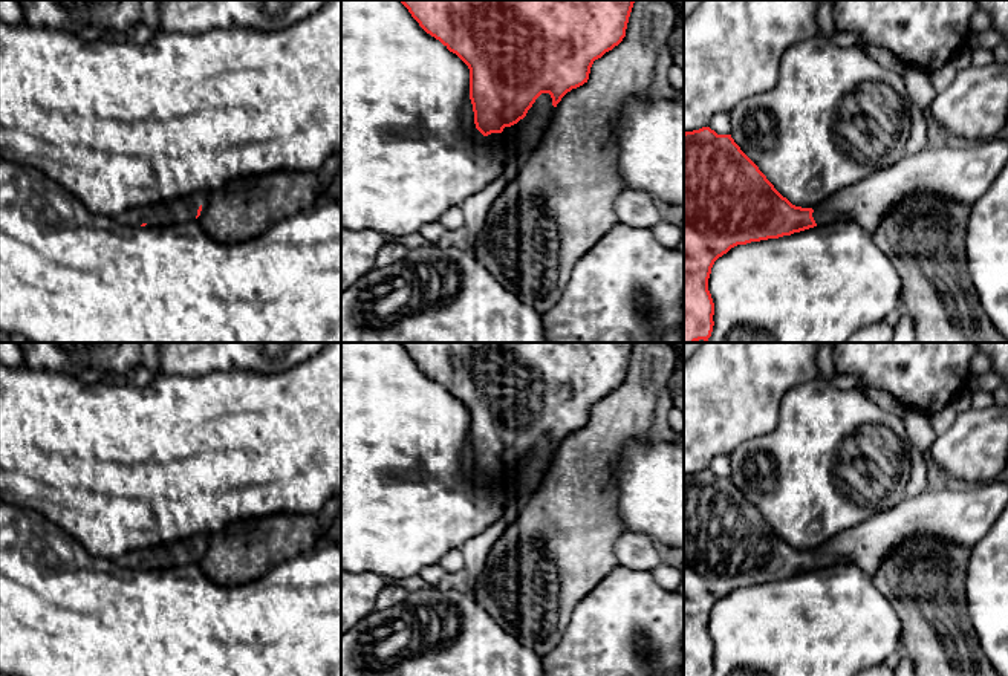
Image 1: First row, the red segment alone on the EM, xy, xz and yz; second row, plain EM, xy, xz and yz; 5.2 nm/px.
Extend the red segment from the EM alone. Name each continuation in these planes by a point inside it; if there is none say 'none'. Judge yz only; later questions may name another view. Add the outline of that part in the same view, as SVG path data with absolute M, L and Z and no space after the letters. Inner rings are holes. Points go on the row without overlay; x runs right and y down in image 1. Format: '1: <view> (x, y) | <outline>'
1: yz (964, 514) | M1000 480L968 486L941 482L928 486L919 497L906 497L898 506L834 535L812 551L812 560L817 567L850 563L872 578L899 544L919 535L939 537L973 548L990 531L1006 505L1008 485Z

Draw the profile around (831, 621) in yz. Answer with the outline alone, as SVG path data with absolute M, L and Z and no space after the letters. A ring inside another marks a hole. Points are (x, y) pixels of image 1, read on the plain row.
M831 567L737 587L719 600L708 621L714 645L711 676L855 676L901 647L901 618L860 567Z

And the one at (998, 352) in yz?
M974 343L979 353L984 353L991 361L991 372L1002 376L1008 388L1008 343Z

